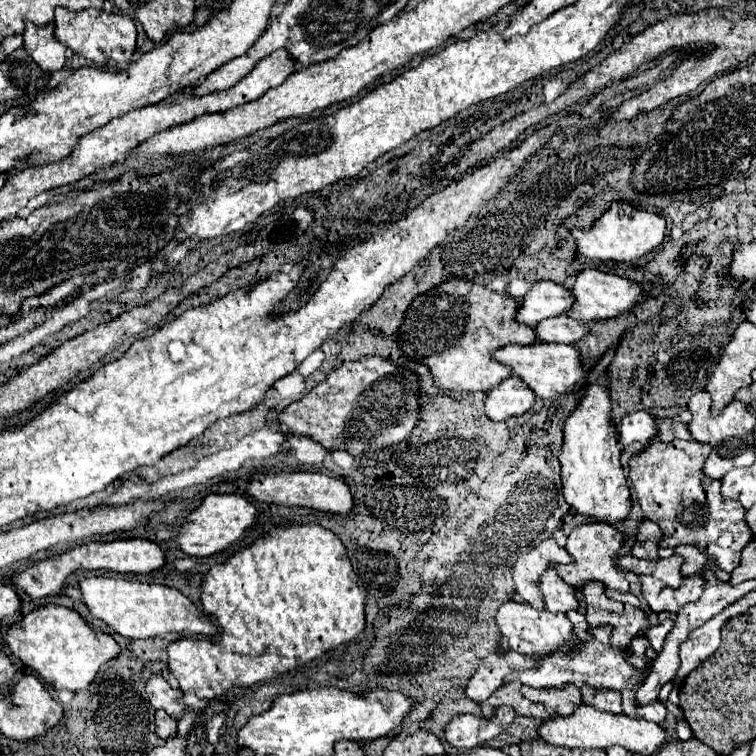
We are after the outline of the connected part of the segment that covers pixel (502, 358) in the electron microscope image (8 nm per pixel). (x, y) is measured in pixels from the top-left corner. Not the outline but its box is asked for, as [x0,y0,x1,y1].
[491,343,583,399]

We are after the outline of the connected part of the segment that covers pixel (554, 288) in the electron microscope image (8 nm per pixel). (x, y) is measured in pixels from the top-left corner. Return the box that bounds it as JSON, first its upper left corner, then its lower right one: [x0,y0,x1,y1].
[515,281,573,327]

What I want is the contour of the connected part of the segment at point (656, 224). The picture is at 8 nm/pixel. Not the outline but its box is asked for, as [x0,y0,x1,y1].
[573,201,665,261]

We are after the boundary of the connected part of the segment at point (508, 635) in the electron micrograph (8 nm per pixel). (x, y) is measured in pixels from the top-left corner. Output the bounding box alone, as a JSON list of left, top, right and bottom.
[495,601,579,657]

